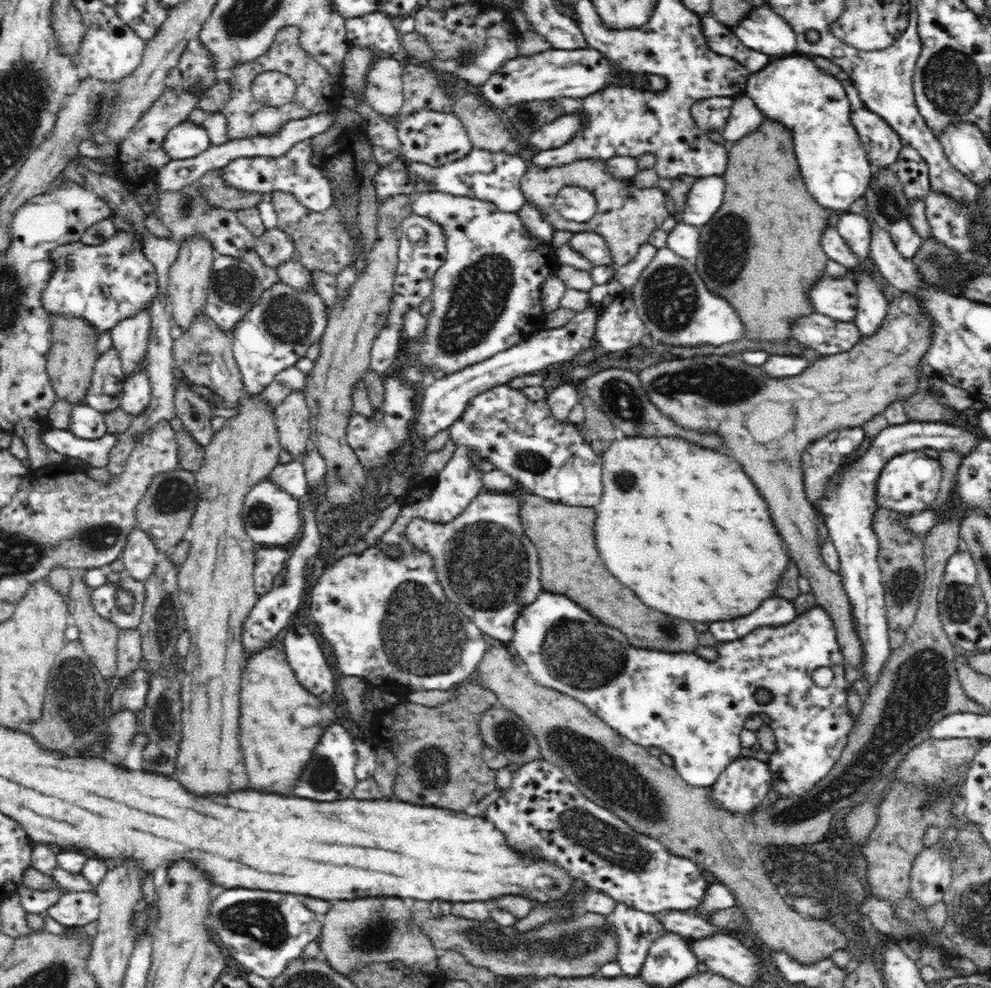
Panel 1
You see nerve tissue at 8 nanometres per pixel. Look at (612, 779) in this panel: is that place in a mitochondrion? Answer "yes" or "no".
yes

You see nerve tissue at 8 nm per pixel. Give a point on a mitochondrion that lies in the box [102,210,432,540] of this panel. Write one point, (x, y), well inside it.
(287, 318)

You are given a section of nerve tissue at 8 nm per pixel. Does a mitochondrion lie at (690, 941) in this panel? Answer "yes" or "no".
no

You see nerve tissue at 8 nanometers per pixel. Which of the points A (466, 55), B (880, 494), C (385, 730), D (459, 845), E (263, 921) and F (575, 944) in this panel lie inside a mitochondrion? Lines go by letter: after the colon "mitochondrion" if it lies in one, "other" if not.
A: mitochondrion
B: other
C: other
D: other
E: mitochondrion
F: mitochondrion

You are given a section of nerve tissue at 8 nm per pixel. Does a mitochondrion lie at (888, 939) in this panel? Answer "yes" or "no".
no

